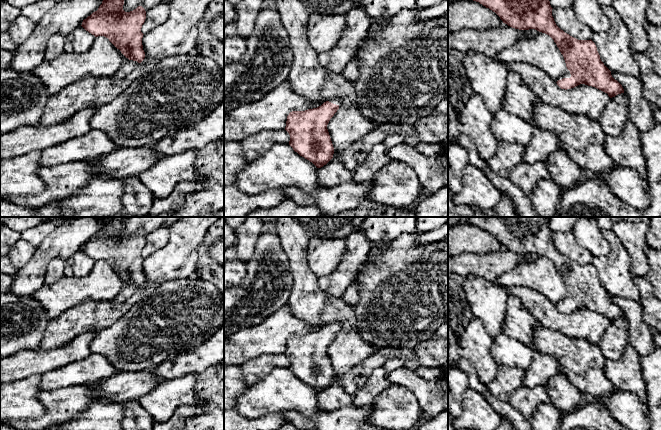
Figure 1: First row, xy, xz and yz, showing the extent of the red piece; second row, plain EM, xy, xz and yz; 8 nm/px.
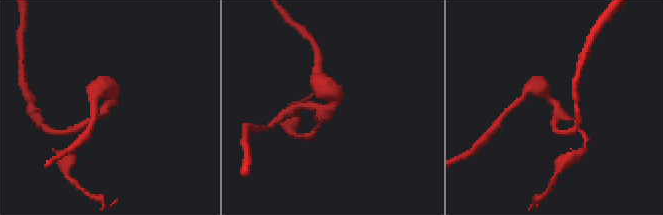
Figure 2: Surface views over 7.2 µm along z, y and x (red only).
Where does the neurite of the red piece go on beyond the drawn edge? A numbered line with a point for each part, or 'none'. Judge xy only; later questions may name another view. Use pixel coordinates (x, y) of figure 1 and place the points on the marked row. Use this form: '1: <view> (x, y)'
1: xy (128, 66)

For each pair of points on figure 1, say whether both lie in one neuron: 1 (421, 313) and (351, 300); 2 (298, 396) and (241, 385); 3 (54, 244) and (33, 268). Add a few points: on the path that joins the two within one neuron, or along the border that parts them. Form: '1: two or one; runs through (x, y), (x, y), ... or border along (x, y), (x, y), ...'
1: two; border along (357, 277), (359, 285), (358, 301), (352, 307)
2: two; border along (250, 385), (237, 398), (234, 405)
3: one; runs through (48, 250), (39, 262)

